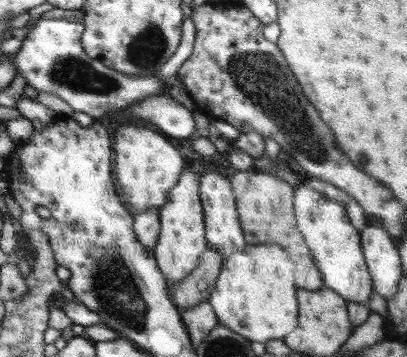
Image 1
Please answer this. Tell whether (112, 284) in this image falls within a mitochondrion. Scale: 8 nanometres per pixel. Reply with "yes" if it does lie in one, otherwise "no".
yes

